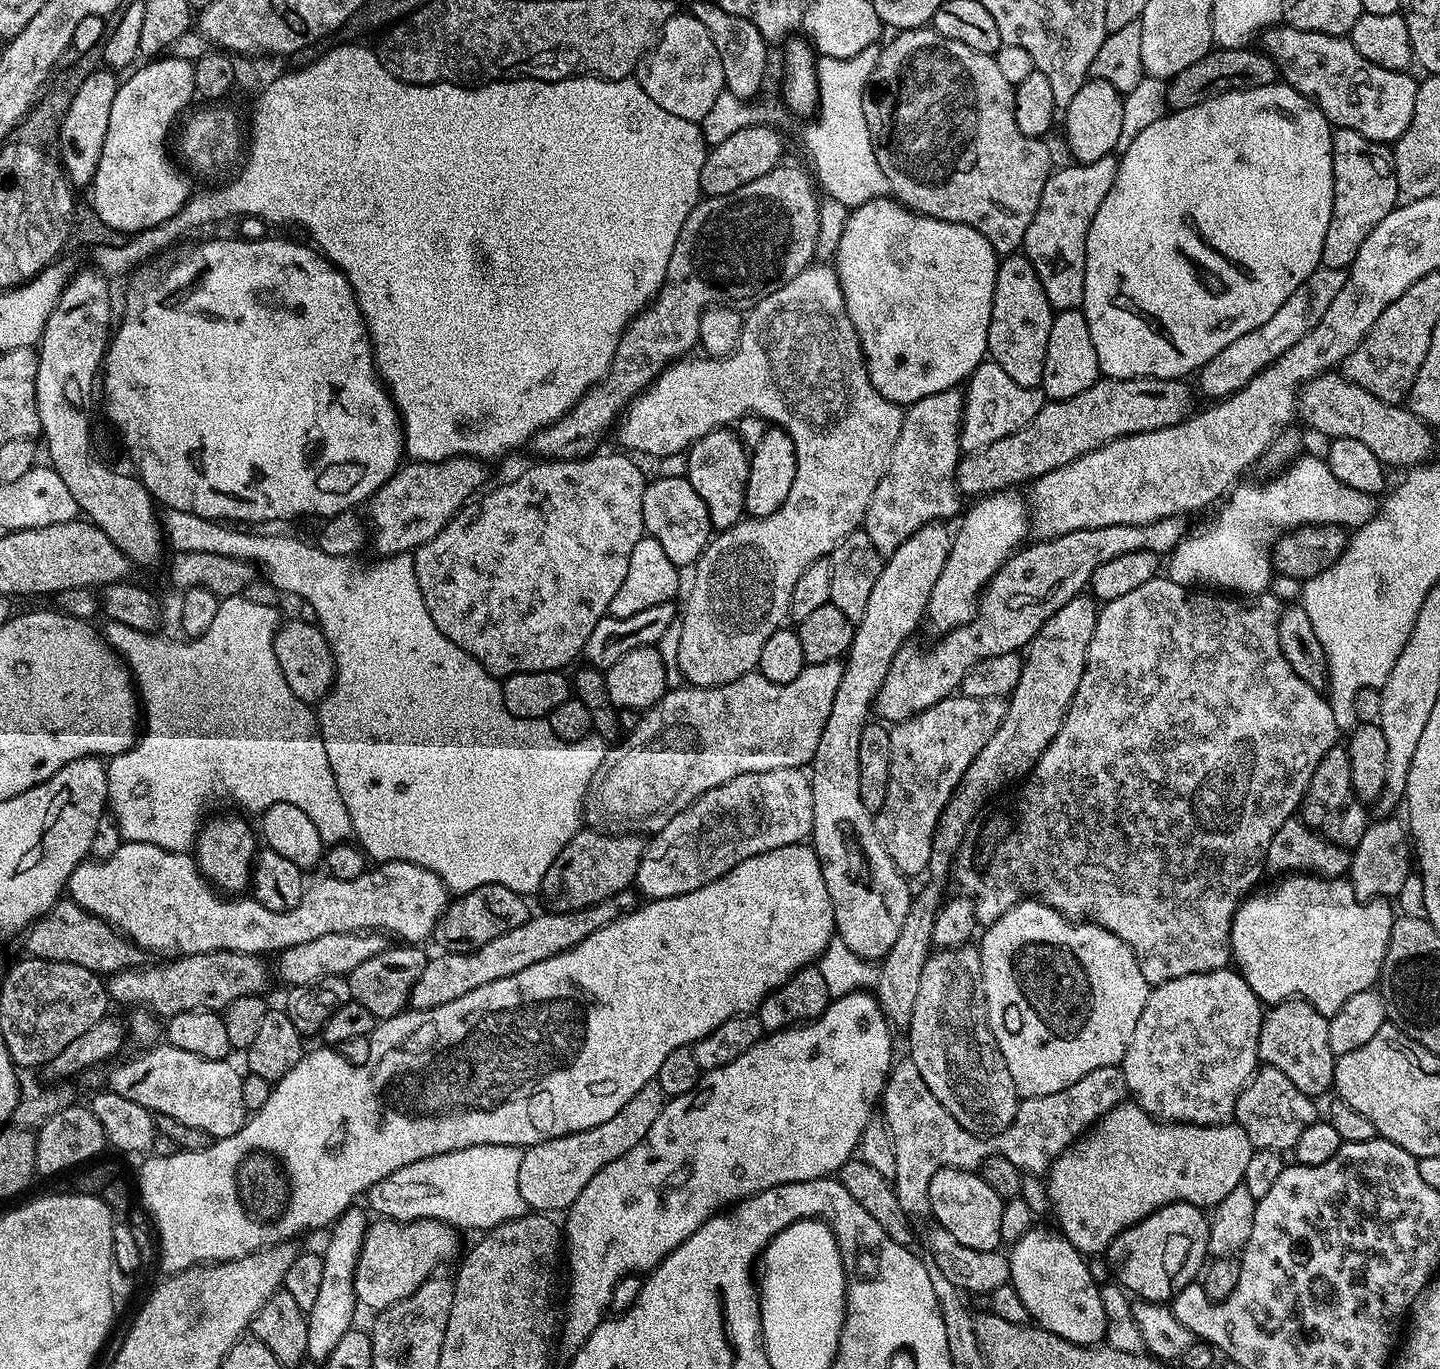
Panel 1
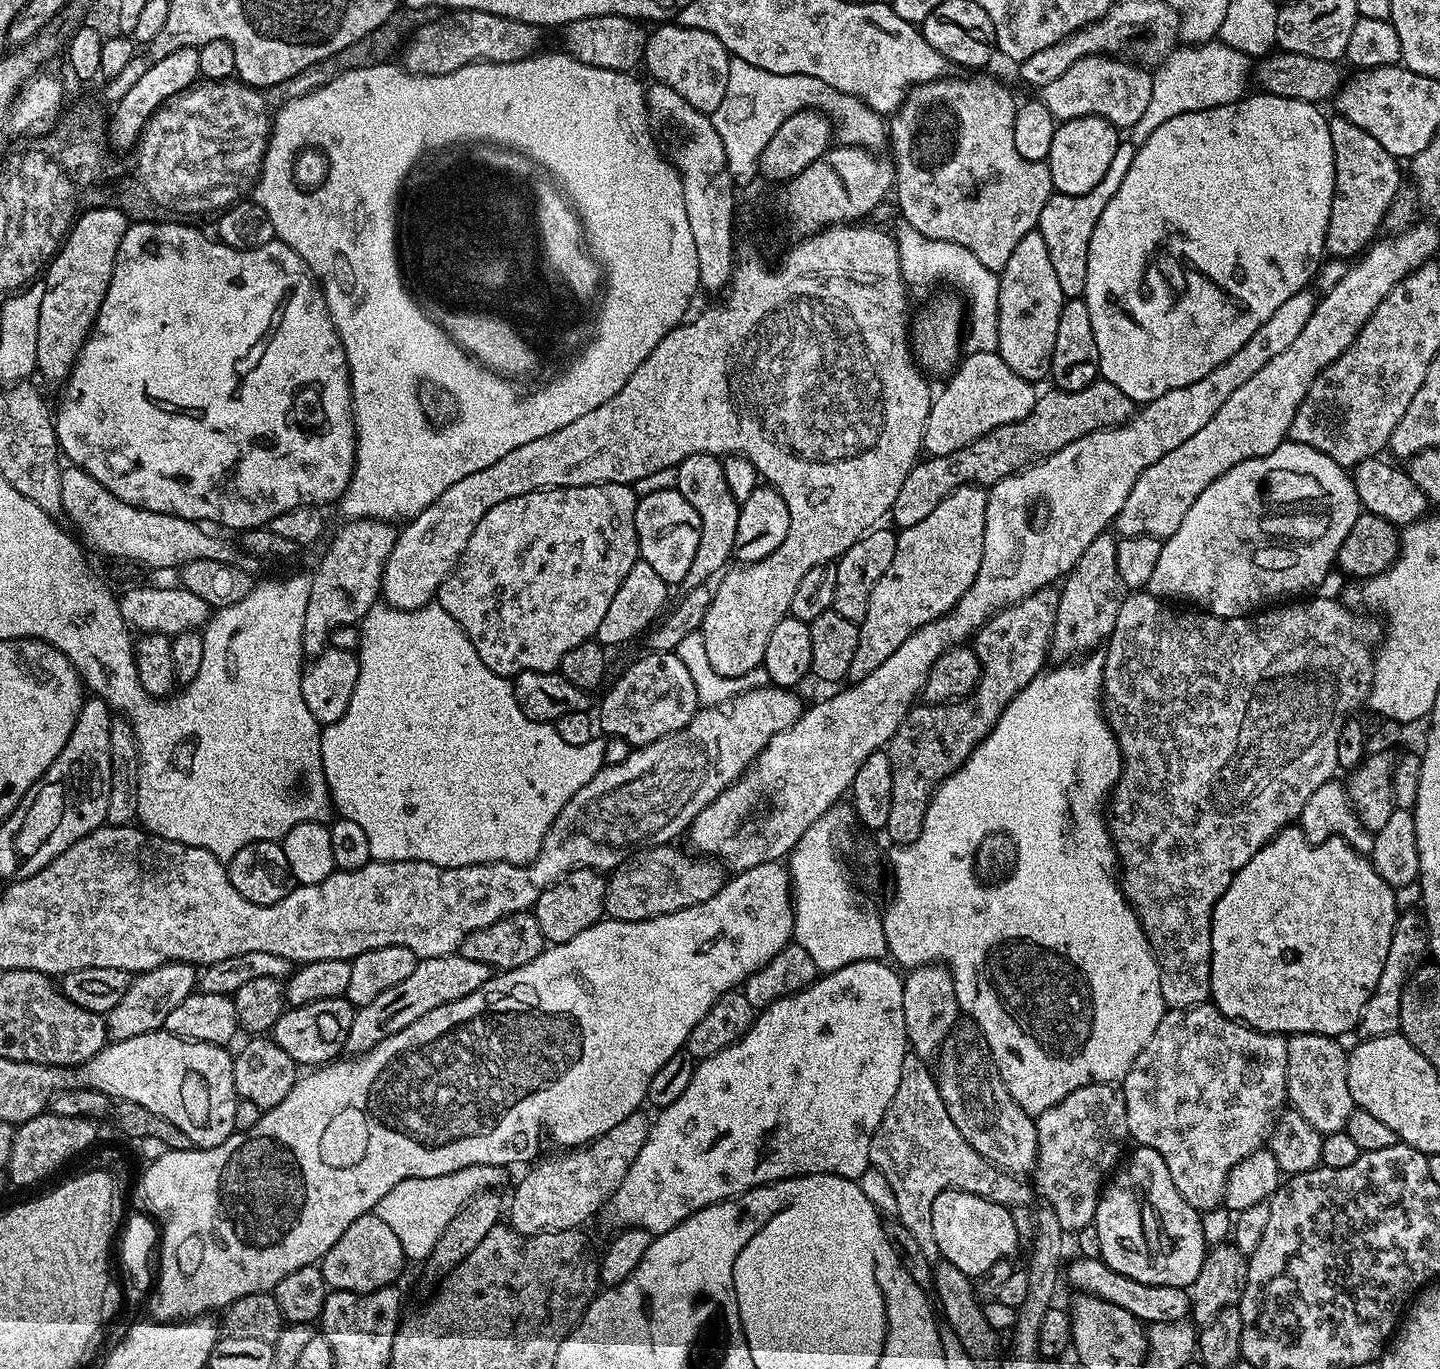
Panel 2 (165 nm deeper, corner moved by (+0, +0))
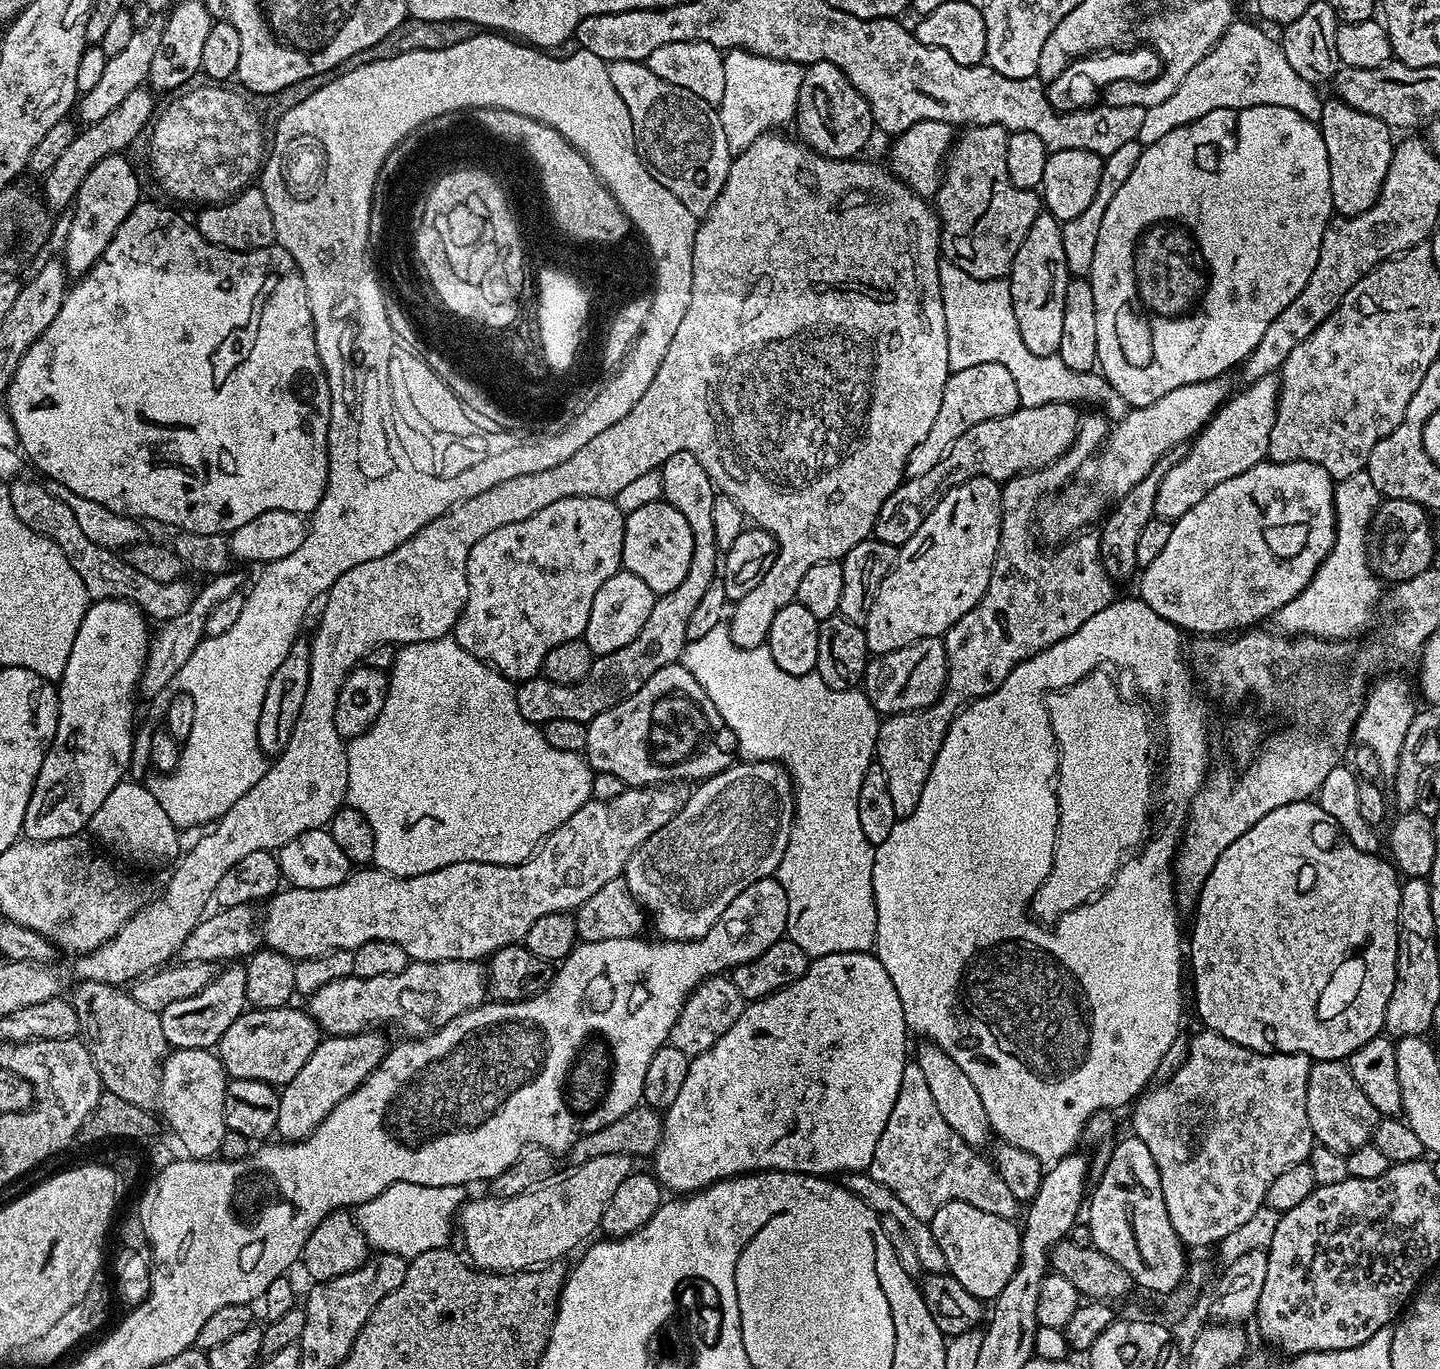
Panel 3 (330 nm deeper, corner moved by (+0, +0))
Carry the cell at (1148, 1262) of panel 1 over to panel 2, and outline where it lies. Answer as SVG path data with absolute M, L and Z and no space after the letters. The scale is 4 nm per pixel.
M1143 1146L1133 1149L1119 1165L1120 1173L1116 1172L1103 1185L1100 1200L1097 1202L1094 1223L1098 1230L1098 1239L1102 1242L1100 1259L1106 1262L1106 1266L1110 1266L1110 1270L1118 1270L1118 1274L1126 1274L1126 1278L1134 1278L1134 1282L1154 1286L1178 1286L1187 1290L1191 1288L1194 1278L1198 1278L1198 1270L1202 1270L1206 1255L1201 1213L1190 1206L1190 1202L1186 1202L1182 1194L1178 1194L1178 1186L1174 1186L1174 1178L1170 1178L1170 1170L1166 1170L1166 1162L1162 1162L1162 1154L1158 1154L1158 1150Z

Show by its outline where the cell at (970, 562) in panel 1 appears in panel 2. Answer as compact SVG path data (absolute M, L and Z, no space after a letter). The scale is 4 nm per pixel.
M1305 290L1286 298L1286 302L1282 302L1282 306L1278 306L1278 310L1274 310L1274 314L1270 314L1270 319L1262 322L1262 326L1258 326L1258 330L1254 330L1254 334L1250 334L1250 339L1246 341L1246 346L1242 346L1242 350L1238 350L1238 354L1230 354L1230 358L1226 358L1226 362L1222 362L1222 366L1214 366L1214 370L1210 370L1210 374L1206 374L1206 378L1198 378L1198 382L1190 382L1190 386L1178 386L1178 390L1170 390L1166 394L1162 394L1162 398L1151 400L1149 404L1143 405L1133 415L1132 419L1127 420L1125 424L1121 424L1118 428L1103 428L1094 434L1078 438L1078 442L1070 442L1070 446L1062 446L1062 450L1058 450L1053 456L1047 456L1039 464L1033 464L1031 468L1025 468L1023 472L1015 472L1013 476L1002 478L997 484L991 485L987 489L986 534L984 535L984 545L982 546L982 566L978 566L978 574L974 578L970 590L966 590L966 594L962 594L960 601L944 616L939 616L934 622L930 622L926 626L919 628L914 634L910 634L910 638L906 638L906 642L902 642L902 646L898 646L898 650L894 650L894 654L890 654L890 658L886 658L886 662L882 662L882 666L878 666L878 670L874 670L874 674L870 674L866 679L859 682L849 683L847 685L849 688L841 687L836 690L841 690L841 692L836 692L833 696L828 696L825 700L818 701L813 708L811 705L801 714L798 722L794 722L794 726L774 734L774 738L770 738L768 745L756 755L756 760L749 766L747 772L739 776L726 790L722 790L722 794L718 794L718 798L714 798L714 802L710 802L710 806L706 806L706 810L702 810L702 814L698 814L698 818L694 818L692 827L686 833L687 839L692 839L692 844L696 847L693 849L697 853L720 859L733 873L745 872L754 866L762 866L766 862L783 861L791 853L792 849L796 847L796 843L800 841L802 834L806 834L806 830L810 830L810 826L814 826L814 822L818 822L818 818L822 818L822 814L826 814L826 810L835 808L841 803L840 795L843 792L845 795L851 789L854 782L854 774L858 774L858 769L862 767L862 762L866 762L866 758L870 758L870 754L881 751L892 740L892 736L898 730L898 726L902 726L906 714L914 707L918 697L923 693L924 683L936 659L948 648L955 648L971 641L975 637L976 631L996 612L1000 612L1010 604L1025 600L1027 596L1034 594L1040 588L1055 585L1057 581L1067 576L1068 571L1078 562L1078 558L1082 558L1086 546L1090 546L1090 542L1094 542L1094 538L1098 538L1103 532L1109 531L1116 515L1122 510L1126 498L1130 498L1130 490L1134 490L1134 482L1138 482L1142 470L1154 466L1154 462L1158 462L1158 458L1166 458L1166 454L1170 454L1170 450L1175 450L1177 446L1182 446L1182 442L1186 442L1186 438L1191 438L1194 434L1198 434L1198 430L1202 430L1202 426L1206 426L1206 422L1210 422L1210 418L1214 418L1214 414L1218 414L1218 410L1222 410L1226 398L1230 398L1230 394L1234 394L1234 390L1240 389L1245 382L1250 382L1250 378L1254 378L1254 374L1258 374L1258 370L1262 370L1262 366L1266 366L1266 362L1270 362L1277 354L1282 354L1282 350L1289 348L1297 340L1298 334L1302 334L1303 328L1306 327L1306 322L1310 322L1310 314L1314 314L1317 303L1317 293L1312 290Z

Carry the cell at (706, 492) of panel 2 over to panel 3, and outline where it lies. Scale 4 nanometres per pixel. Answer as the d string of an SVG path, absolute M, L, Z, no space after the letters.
M689 452L670 454L659 472L663 499L674 506L682 518L686 518L690 534L694 534L694 554L690 554L690 570L686 570L686 578L682 578L674 590L659 593L654 610L650 610L638 638L622 646L622 650L595 657L592 673L582 682L559 684L544 679L543 675L519 681L516 684L518 710L522 710L522 718L526 718L528 724L542 726L546 722L554 722L554 718L574 718L574 722L587 724L598 714L610 710L610 706L618 706L618 702L630 698L630 694L638 694L638 690L642 690L642 686L646 686L646 682L650 682L662 666L677 663L683 657L688 644L686 622L690 622L710 582L718 579L718 553L714 542L713 516L710 515L718 492L706 470L702 470L702 462Z

